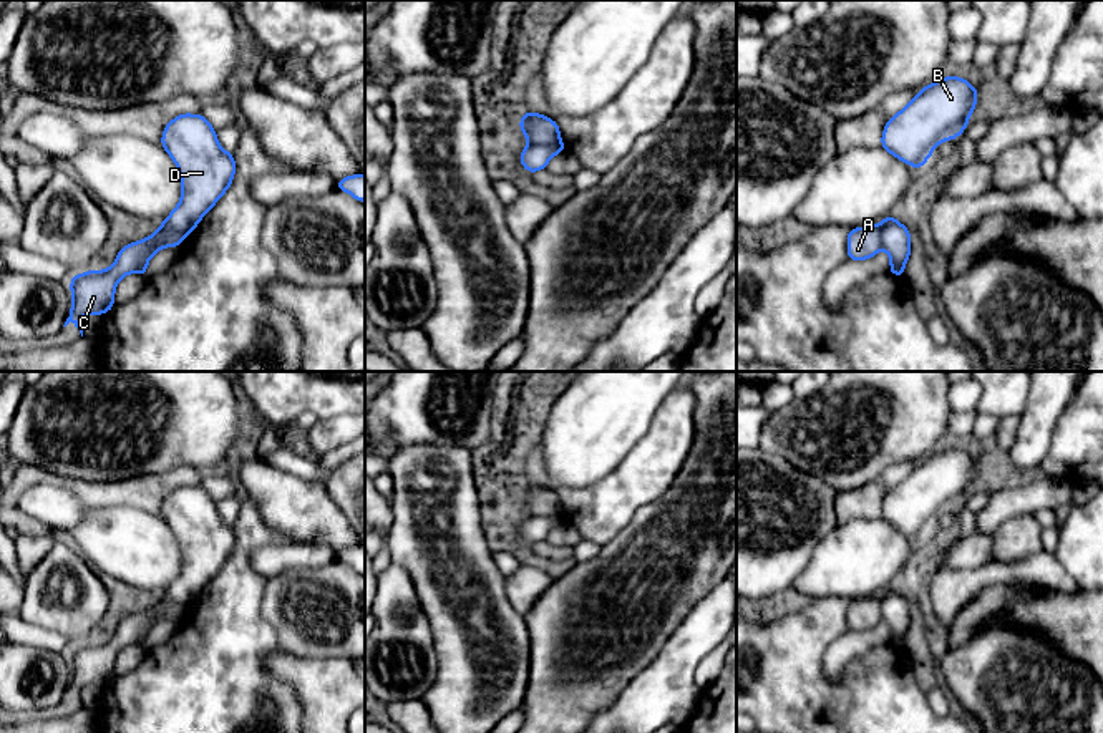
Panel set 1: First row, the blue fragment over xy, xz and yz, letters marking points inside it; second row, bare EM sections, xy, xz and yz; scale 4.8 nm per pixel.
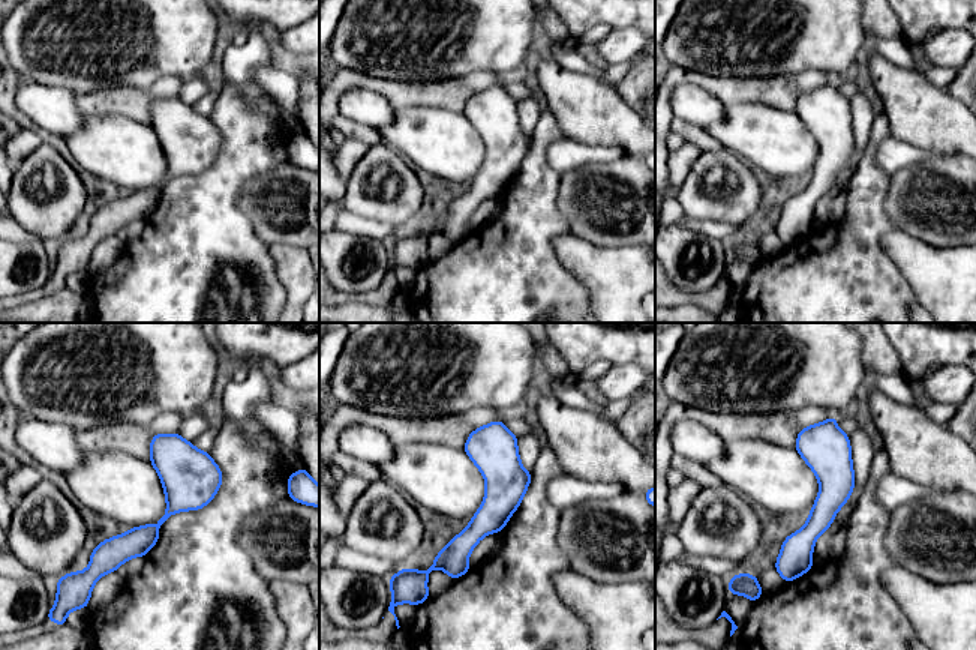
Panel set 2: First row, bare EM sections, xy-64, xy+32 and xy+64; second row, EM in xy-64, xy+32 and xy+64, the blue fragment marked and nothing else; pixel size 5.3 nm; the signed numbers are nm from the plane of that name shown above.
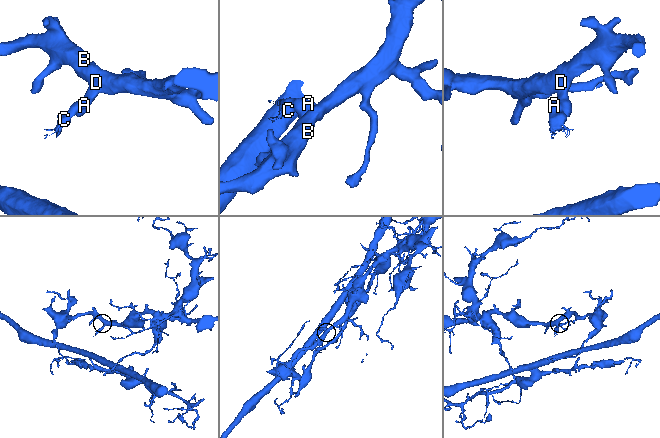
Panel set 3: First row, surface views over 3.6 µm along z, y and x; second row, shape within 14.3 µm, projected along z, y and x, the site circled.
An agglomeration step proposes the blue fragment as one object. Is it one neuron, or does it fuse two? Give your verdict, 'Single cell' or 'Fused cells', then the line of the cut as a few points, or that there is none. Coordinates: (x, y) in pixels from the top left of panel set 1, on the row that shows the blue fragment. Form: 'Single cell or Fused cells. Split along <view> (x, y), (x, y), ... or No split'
Fused cells. Split along xy (186, 234), (170, 233), (155, 251), (145, 242)

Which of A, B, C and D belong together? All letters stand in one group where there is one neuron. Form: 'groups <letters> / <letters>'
groups A C / B D

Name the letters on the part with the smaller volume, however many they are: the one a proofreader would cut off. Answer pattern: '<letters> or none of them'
A, C

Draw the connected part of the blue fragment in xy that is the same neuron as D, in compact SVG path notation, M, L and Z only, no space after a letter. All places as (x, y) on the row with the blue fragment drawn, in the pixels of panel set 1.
M184 113L169 121L161 146L179 169L182 191L179 204L161 221L161 227L146 237L151 252L171 232L189 235L231 187L236 174L234 153L221 148L216 129L202 114Z

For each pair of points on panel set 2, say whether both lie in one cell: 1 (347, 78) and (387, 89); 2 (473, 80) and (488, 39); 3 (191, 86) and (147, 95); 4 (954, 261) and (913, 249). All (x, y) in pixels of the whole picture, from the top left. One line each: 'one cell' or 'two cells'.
1: one cell
2: two cells
3: two cells
4: one cell

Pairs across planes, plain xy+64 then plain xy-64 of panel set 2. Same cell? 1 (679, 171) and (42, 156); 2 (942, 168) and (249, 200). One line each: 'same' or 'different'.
1: different
2: same

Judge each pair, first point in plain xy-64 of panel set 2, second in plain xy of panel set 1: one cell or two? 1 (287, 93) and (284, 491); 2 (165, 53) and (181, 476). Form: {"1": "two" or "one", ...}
{"1": "two", "2": "two"}

